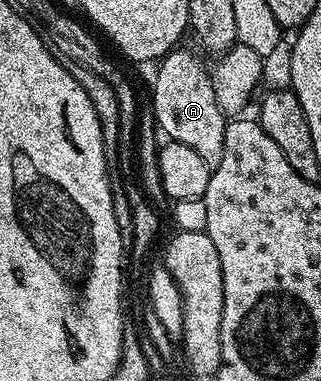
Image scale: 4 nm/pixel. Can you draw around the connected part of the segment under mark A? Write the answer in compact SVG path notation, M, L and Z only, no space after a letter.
M176 47L158 62L155 73L155 90L151 93L151 105L155 108L155 121L168 134L170 140L185 143L185 147L197 151L209 166L221 163L225 151L225 127L228 118L217 103L208 66L203 66L189 50Z

